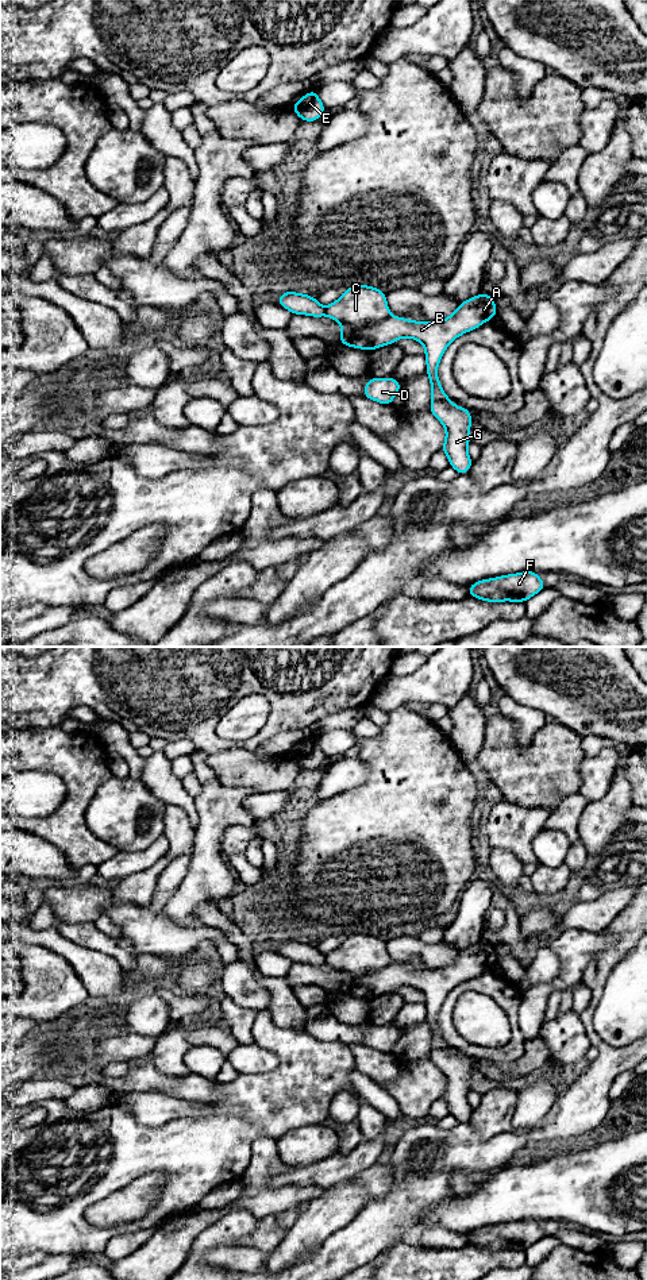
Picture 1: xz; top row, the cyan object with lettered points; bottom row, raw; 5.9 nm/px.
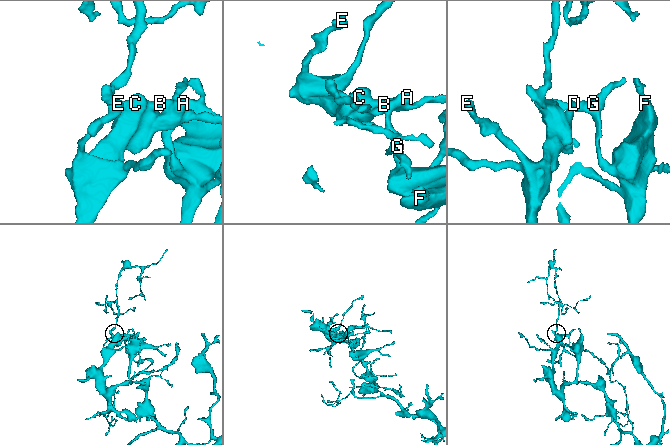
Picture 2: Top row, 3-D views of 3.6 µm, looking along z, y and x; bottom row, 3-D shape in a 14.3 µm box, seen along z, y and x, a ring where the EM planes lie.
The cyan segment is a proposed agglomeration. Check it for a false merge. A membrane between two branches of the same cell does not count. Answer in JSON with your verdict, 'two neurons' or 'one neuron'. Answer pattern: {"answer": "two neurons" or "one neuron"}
{"answer": "two neurons"}

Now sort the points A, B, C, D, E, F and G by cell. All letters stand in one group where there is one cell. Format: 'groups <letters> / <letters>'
groups A B G / C D E F

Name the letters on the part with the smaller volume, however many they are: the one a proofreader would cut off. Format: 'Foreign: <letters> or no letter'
Foreign: A, B, G

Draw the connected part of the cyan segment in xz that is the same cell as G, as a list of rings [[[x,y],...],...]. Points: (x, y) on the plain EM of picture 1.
[[[480,941],[461,951],[451,964],[439,969],[389,964],[376,974],[361,978],[343,974],[340,978],[339,992],[369,999],[389,994],[401,986],[412,986],[424,992],[425,1022],[431,1030],[430,1060],[446,1076],[446,1088],[440,1099],[447,1103],[450,1114],[458,1122],[469,1121],[473,1114],[467,1102],[473,1064],[469,1056],[454,1053],[446,1044],[438,1025],[438,1013],[452,988],[494,967],[497,960],[494,945]]]

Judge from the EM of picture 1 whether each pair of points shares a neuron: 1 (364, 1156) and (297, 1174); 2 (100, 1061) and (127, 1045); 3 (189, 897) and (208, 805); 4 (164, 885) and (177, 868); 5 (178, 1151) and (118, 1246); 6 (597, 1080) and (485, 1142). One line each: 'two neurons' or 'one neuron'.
1: one neuron
2: one neuron
3: one neuron
4: one neuron
5: two neurons
6: one neuron

